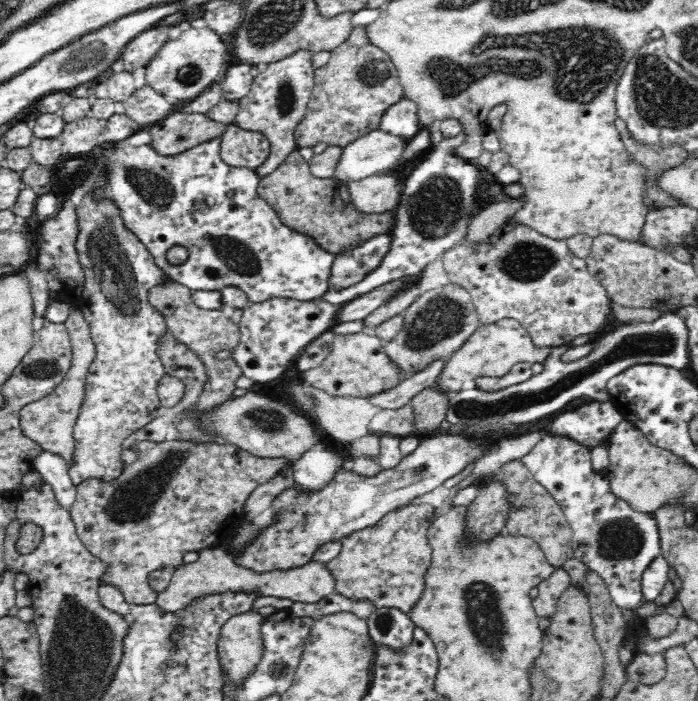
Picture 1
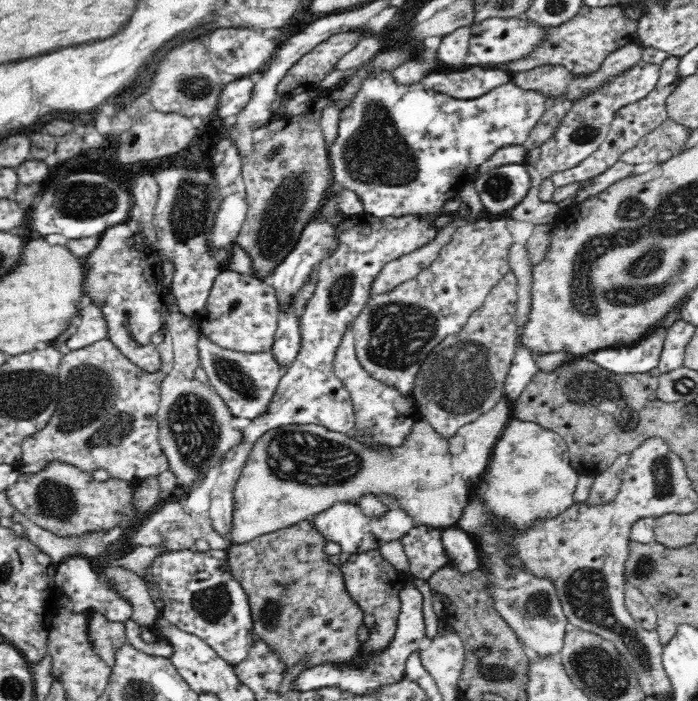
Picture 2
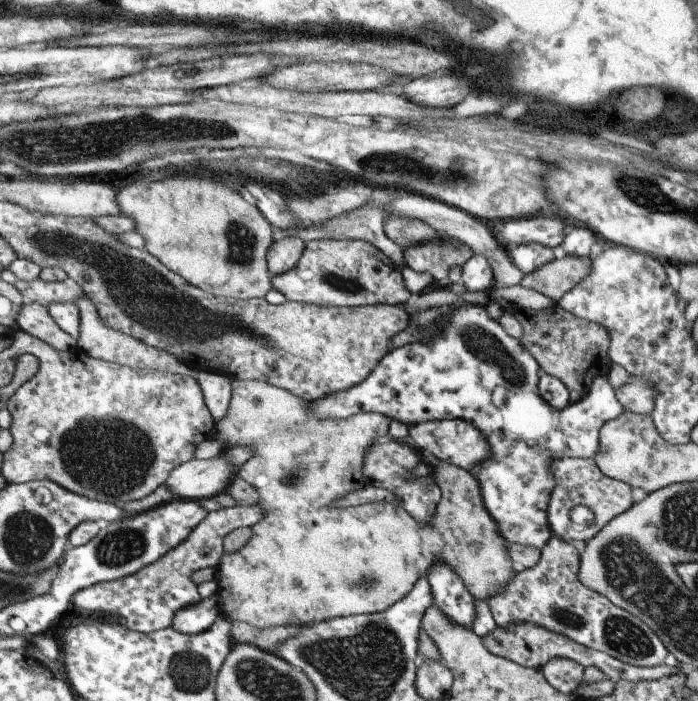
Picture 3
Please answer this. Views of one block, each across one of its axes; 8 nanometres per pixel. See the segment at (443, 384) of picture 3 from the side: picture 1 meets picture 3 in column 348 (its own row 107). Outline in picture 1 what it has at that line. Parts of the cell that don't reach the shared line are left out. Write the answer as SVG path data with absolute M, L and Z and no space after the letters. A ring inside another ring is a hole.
M405 97L386 110L380 128L394 136L410 139L423 128L418 118L418 105Z

